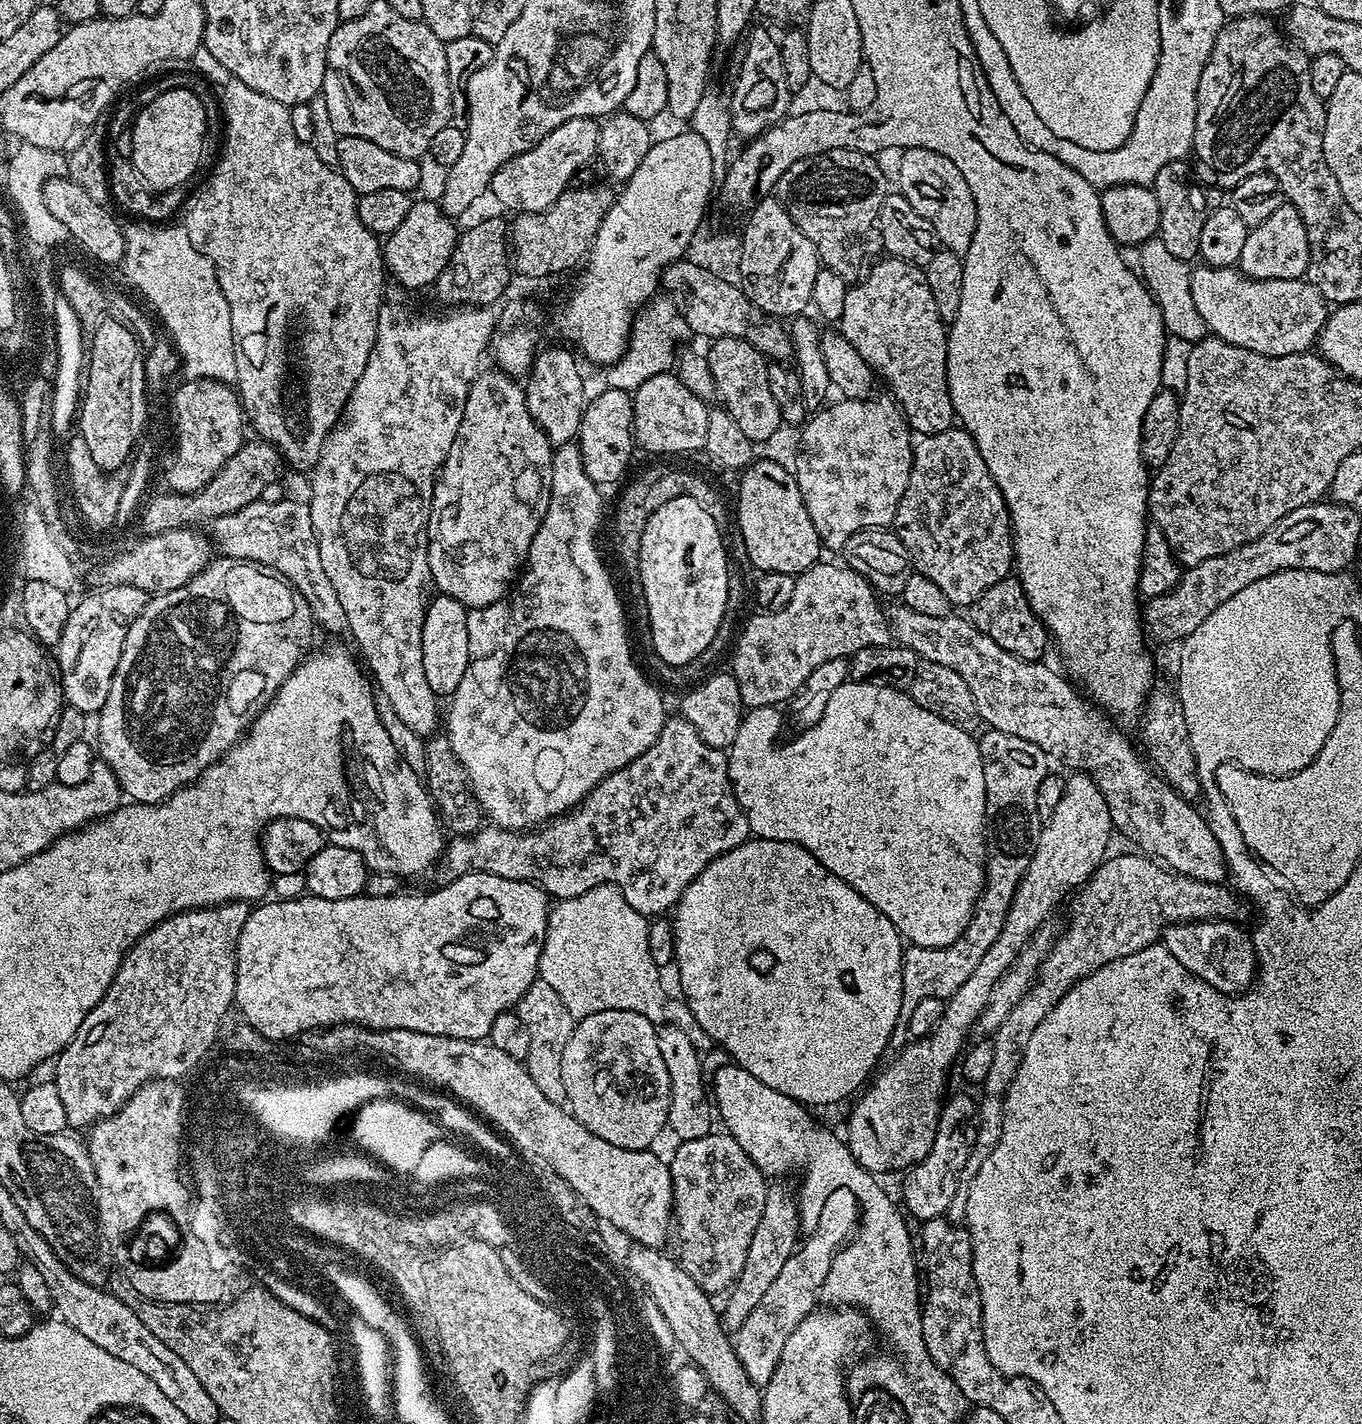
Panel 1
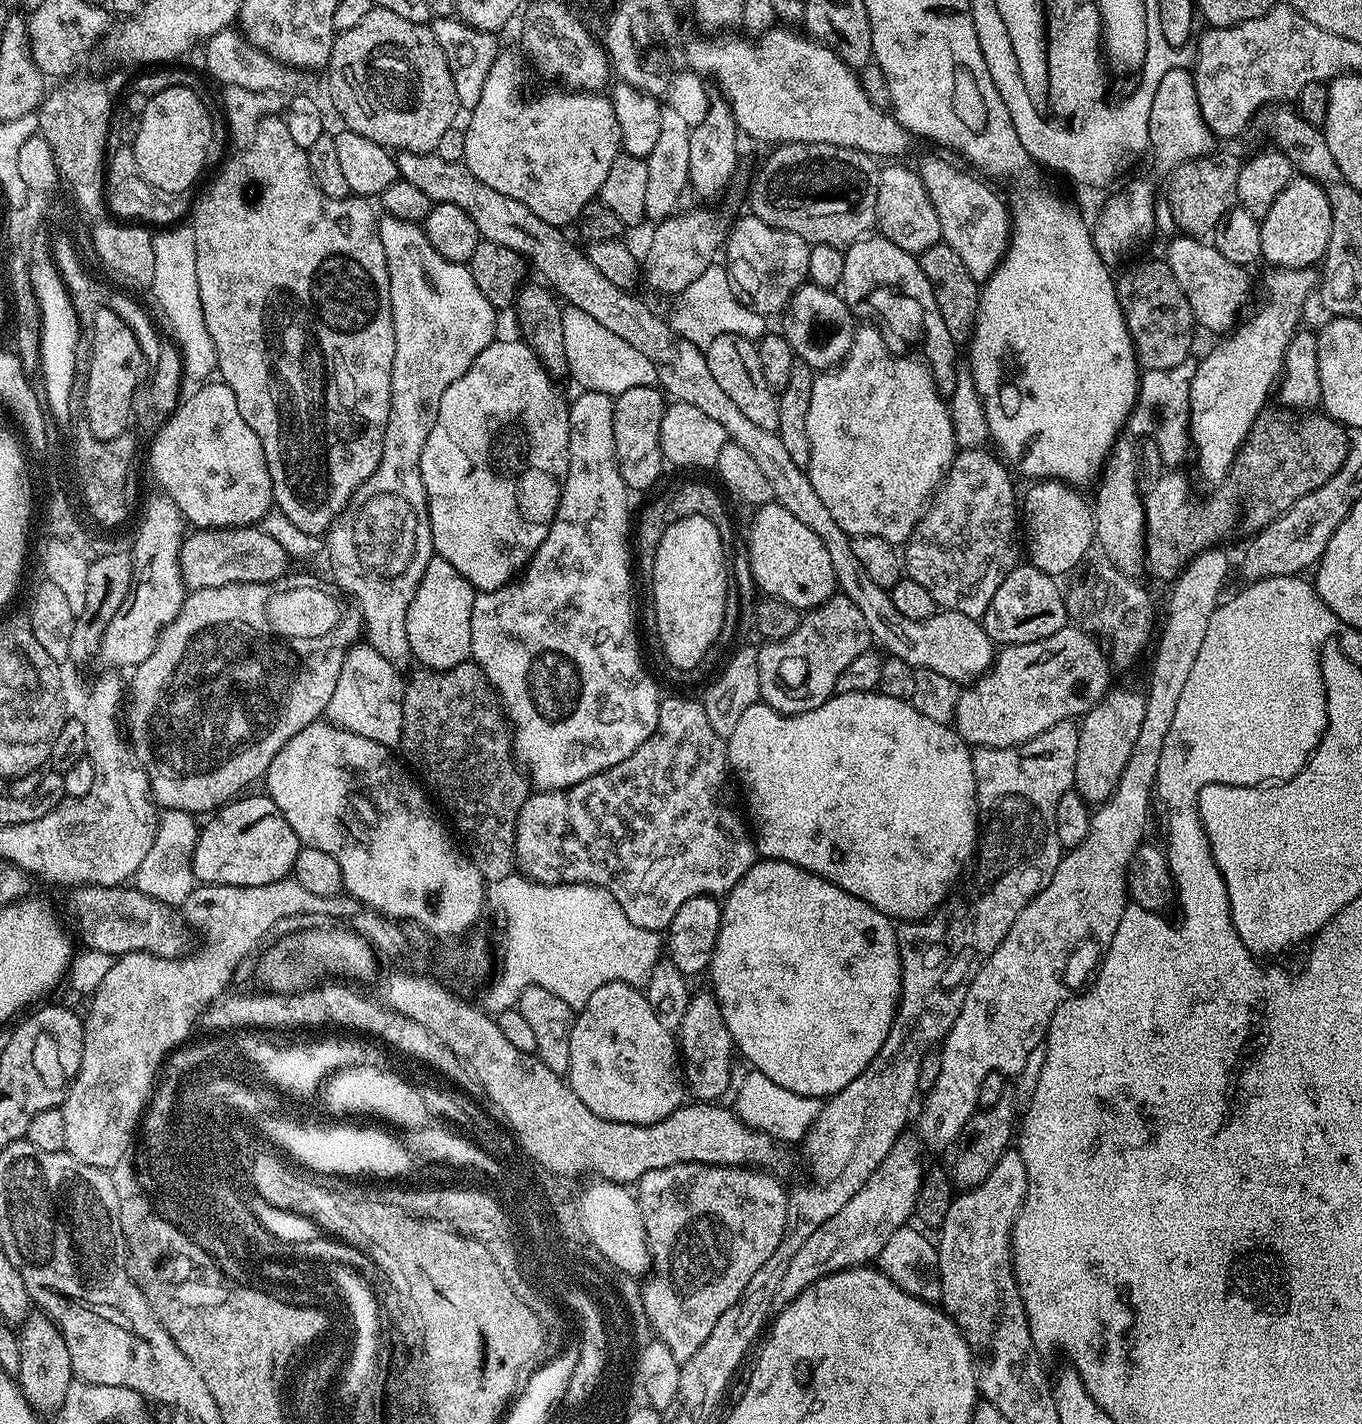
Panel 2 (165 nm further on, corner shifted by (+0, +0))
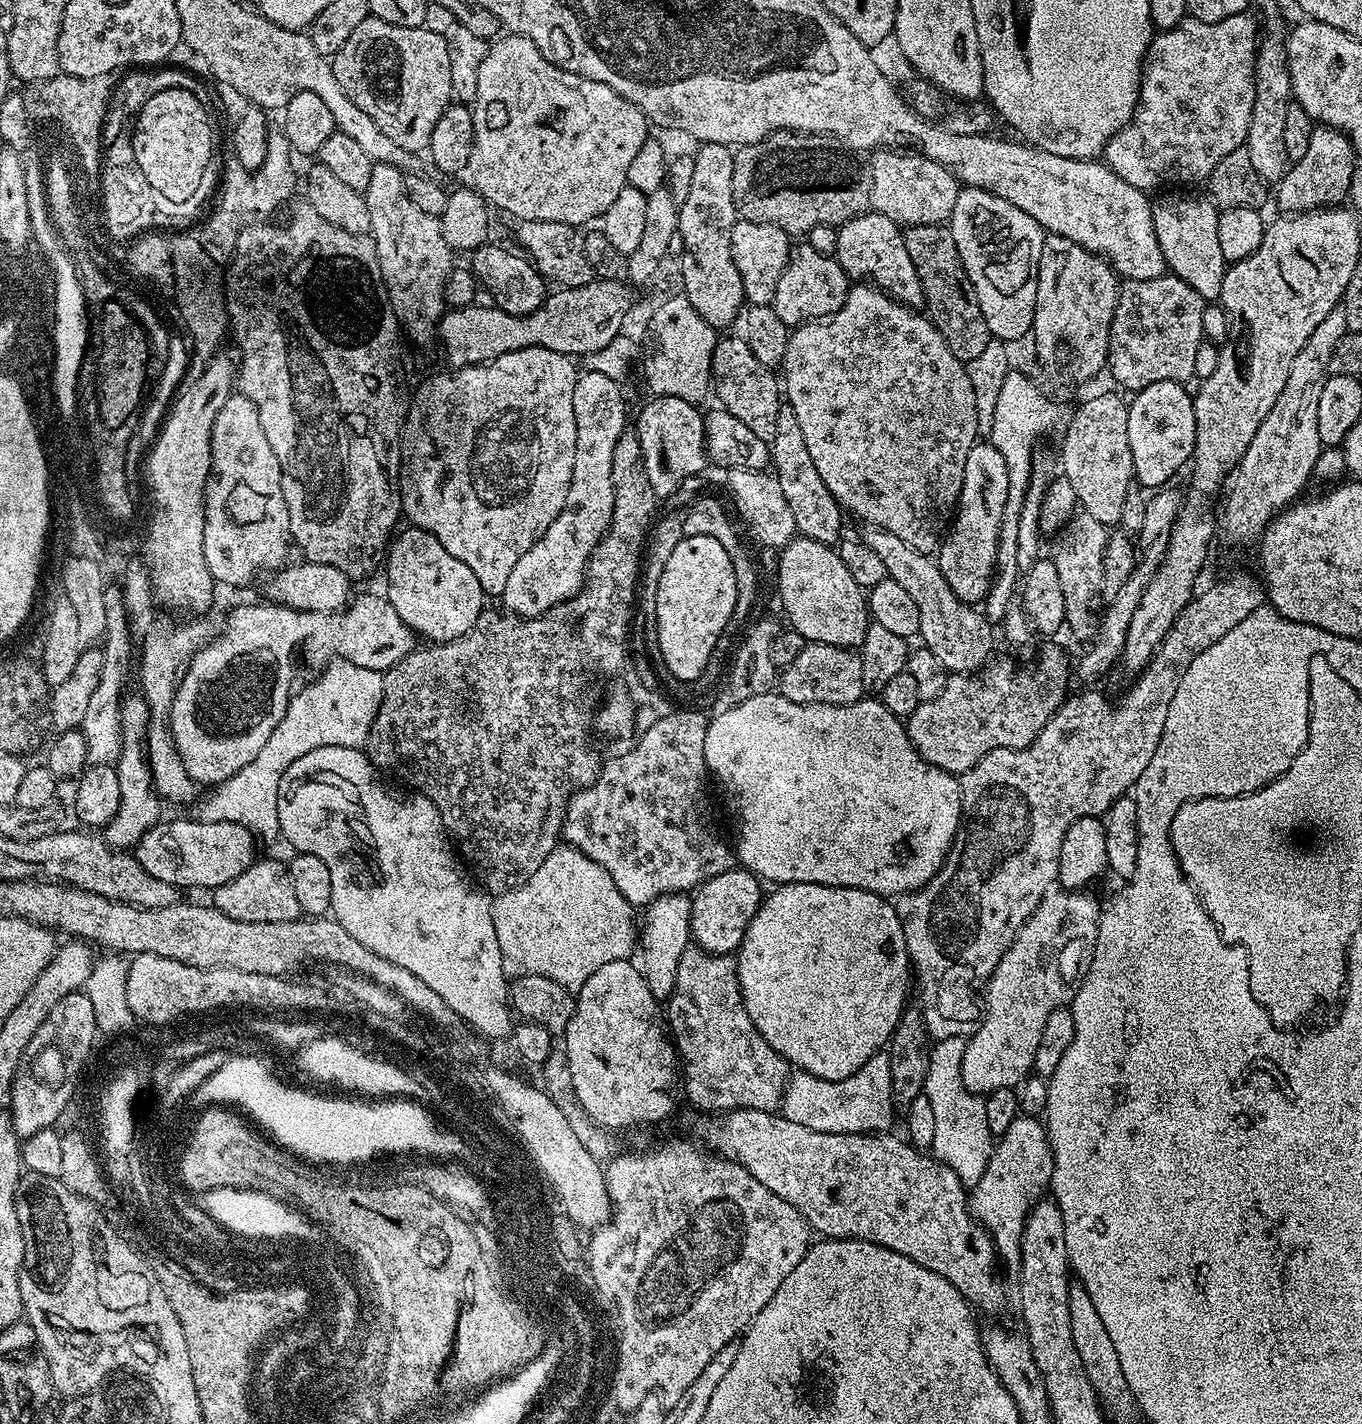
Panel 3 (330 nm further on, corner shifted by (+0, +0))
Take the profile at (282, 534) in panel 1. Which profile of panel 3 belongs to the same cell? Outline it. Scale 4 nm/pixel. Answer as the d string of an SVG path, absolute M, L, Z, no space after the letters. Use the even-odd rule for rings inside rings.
M333 659L332 663L311 681L301 687L288 702L288 709L274 734L262 746L258 758L250 762L225 784L215 785L214 792L195 805L195 819L202 822L232 822L251 832L257 841L277 839L280 823L276 799L280 775L302 754L322 747L363 749L372 735L372 723L384 697L384 673L354 666L349 660Z

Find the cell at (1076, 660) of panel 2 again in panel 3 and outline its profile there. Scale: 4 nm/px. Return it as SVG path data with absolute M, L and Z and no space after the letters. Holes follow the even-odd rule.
M1044 648L1036 656L1033 664L1019 668L1012 660L996 660L984 665L975 674L952 674L947 677L942 692L936 698L921 700L914 714L906 717L908 737L914 750L928 764L942 770L959 774L970 770L990 750L999 748L1025 748L1038 738L1046 722L1069 695L1068 679L1073 679L1074 672L1068 668L1068 656L1060 648Z

